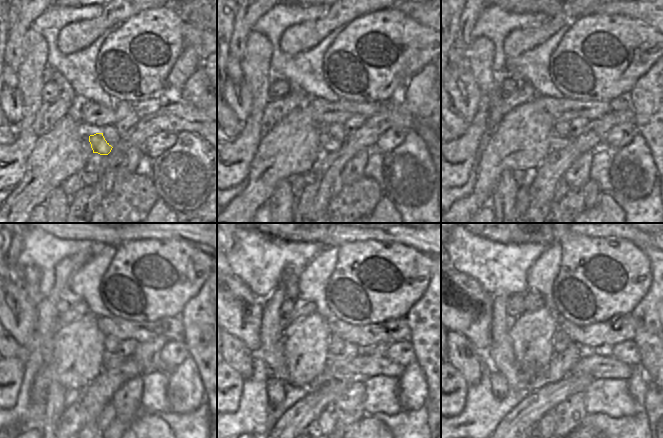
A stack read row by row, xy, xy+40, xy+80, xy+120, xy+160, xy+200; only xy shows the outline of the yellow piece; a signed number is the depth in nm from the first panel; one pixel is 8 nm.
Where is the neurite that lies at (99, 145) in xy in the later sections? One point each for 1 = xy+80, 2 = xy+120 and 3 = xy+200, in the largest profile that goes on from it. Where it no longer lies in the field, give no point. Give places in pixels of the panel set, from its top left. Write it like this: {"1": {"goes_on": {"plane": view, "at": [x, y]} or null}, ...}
{"1": {"goes_on": {"plane": "xy+80", "at": [552, 146]}}, "2": {"goes_on": {"plane": "xy+120", "at": [130, 368]}}, "3": {"goes_on": {"plane": "xy+200", "at": [602, 365]}}}

